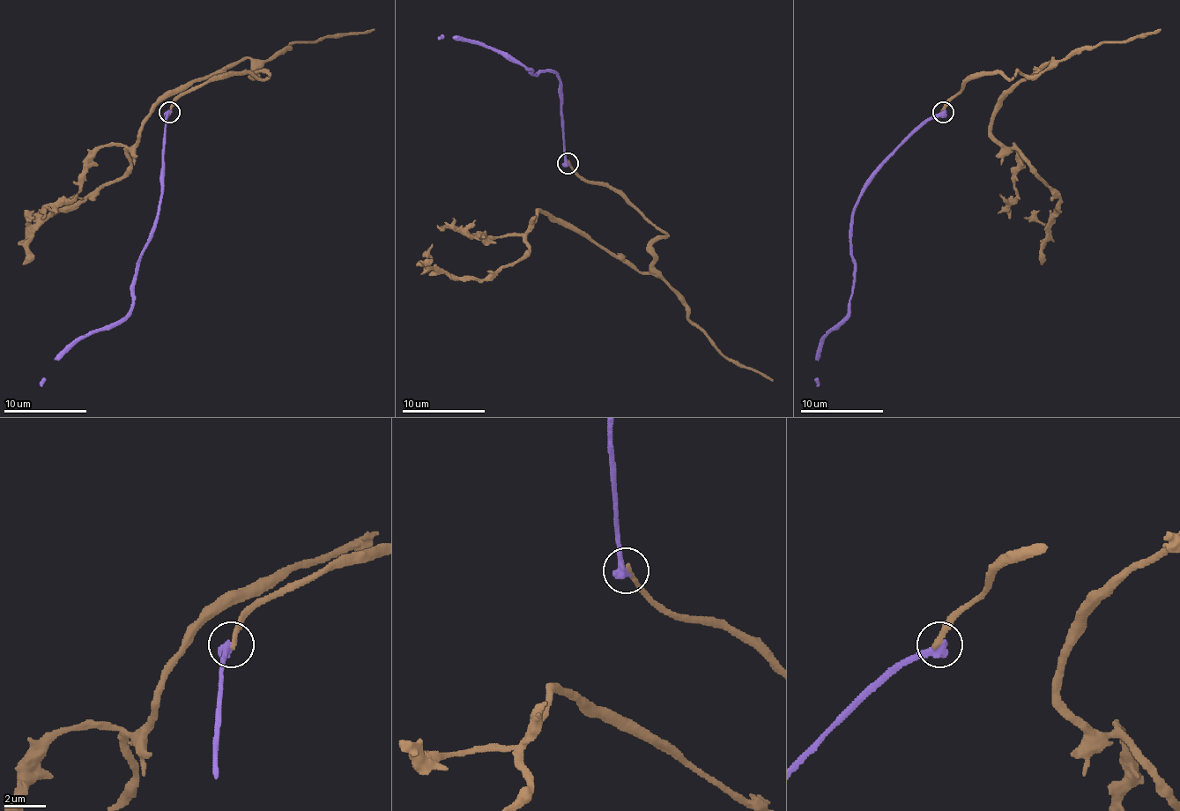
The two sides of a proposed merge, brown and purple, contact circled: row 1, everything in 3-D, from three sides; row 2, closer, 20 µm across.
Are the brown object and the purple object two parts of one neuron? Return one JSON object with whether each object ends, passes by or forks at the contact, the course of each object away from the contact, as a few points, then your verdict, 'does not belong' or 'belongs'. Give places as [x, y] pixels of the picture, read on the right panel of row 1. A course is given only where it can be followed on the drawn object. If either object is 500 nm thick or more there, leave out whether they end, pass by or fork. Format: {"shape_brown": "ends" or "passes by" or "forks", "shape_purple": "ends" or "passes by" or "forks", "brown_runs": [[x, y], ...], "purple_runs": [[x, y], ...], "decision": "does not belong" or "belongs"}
{"shape_brown": "ends", "shape_purple": "ends", "brown_runs": [[942, 111], [969, 78], [1035, 76], [1052, 57], [992, 117], [992, 134], [1058, 197], [1040, 264]], "purple_runs": [[942, 111], [928, 117], [894, 151], [856, 206], [849, 308], [822, 339], [816, 360], [819, 387]], "decision": "does not belong"}

